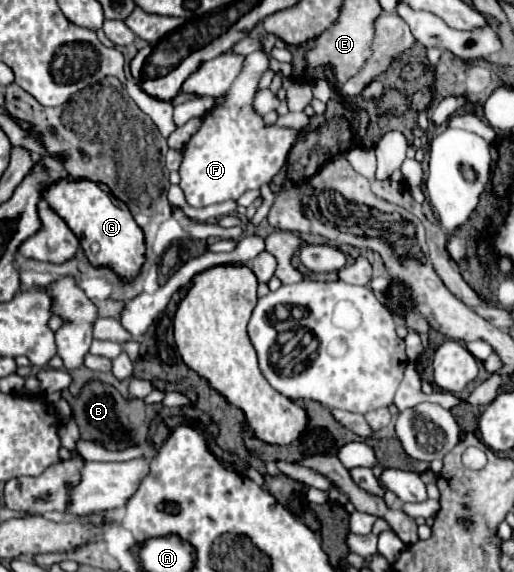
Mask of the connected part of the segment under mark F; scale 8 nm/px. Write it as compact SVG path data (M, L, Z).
M240 72L230 90L218 100L210 114L206 114L202 128L188 140L178 172L180 188L190 206L204 208L226 200L238 200L246 190L268 184L286 164L286 156L298 132L294 128L266 128L262 118L252 110L254 92L256 82L246 84Z

